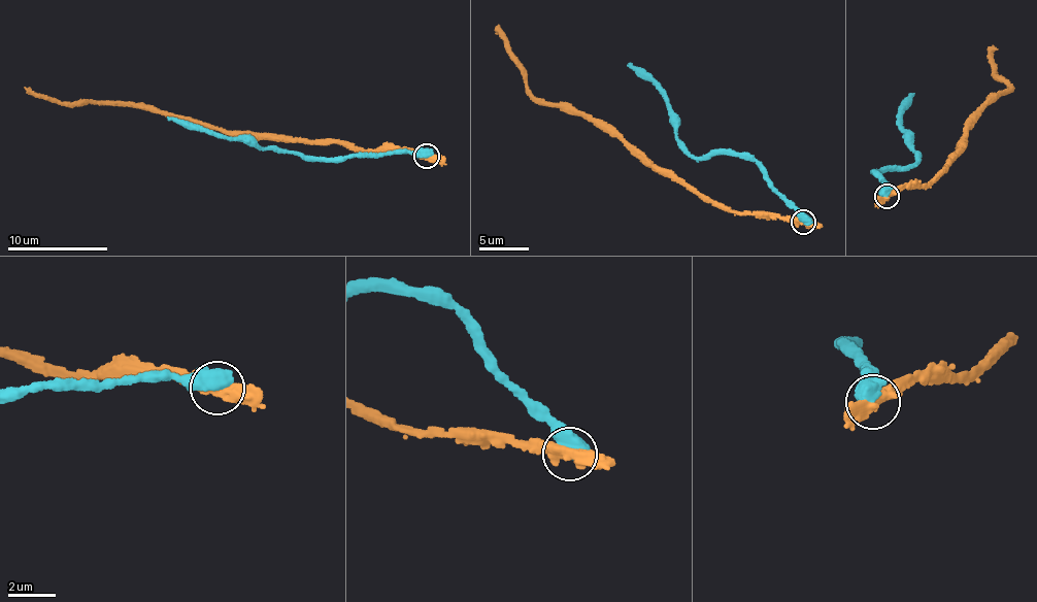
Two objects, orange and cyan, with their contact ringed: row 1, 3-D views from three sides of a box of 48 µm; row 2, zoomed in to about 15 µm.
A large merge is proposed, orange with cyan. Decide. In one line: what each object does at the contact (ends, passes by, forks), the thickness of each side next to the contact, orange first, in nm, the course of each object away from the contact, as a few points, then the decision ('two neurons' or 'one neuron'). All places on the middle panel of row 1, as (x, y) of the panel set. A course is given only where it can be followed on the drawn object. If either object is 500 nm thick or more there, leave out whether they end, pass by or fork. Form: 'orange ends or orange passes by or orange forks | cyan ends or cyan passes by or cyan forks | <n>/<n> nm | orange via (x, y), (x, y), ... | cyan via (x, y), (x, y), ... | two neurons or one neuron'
460/700 nm | orange via (803, 222), (721, 208), (632, 155), (621, 137), (610, 135), (593, 120), (538, 102), (510, 58), (496, 27) | cyan via (804, 221), (790, 207), (756, 163), (711, 151), (698, 159), (688, 157), (659, 87), (627, 66) | two neurons

